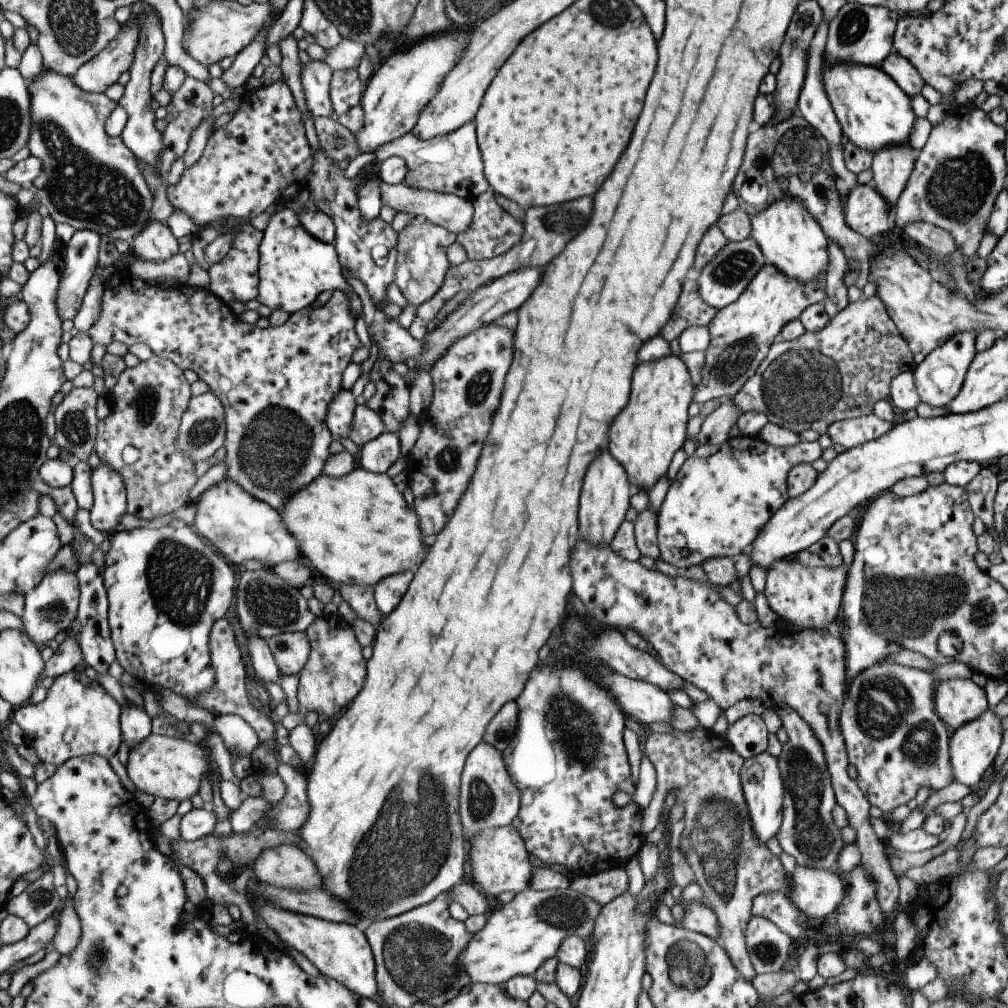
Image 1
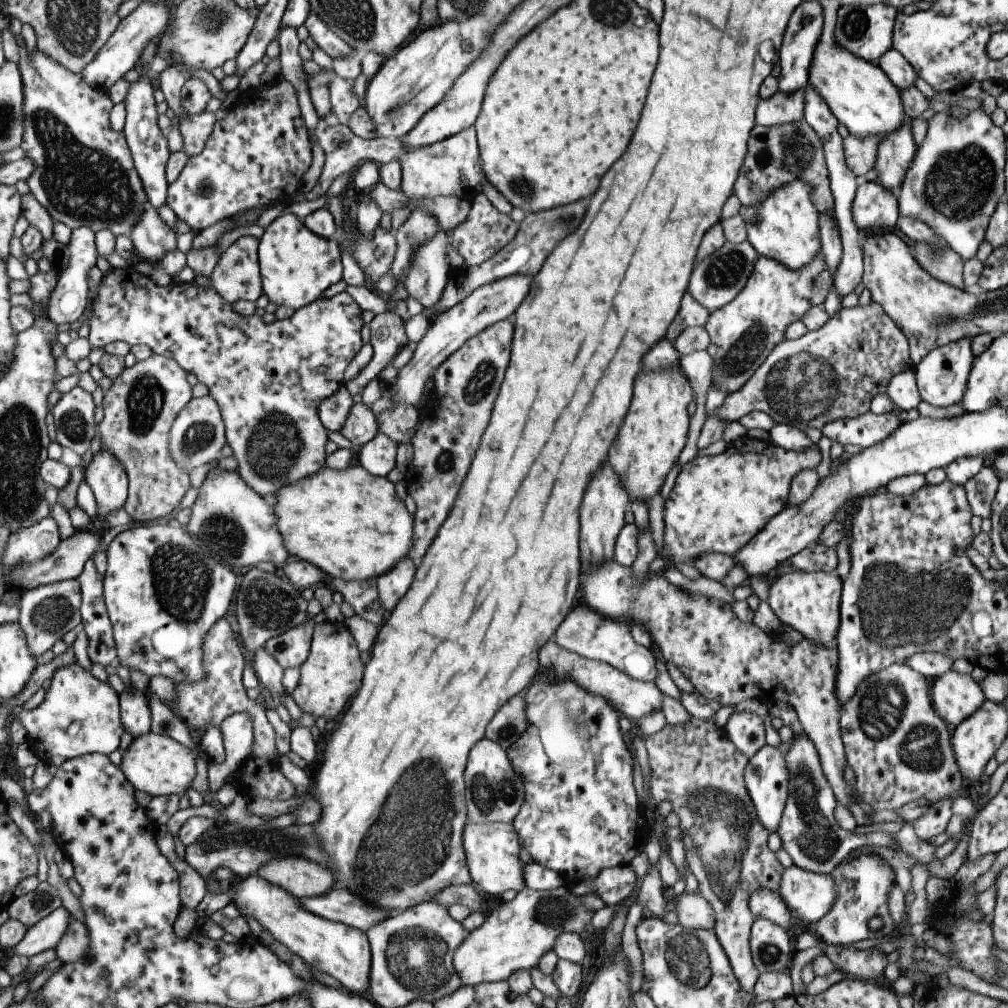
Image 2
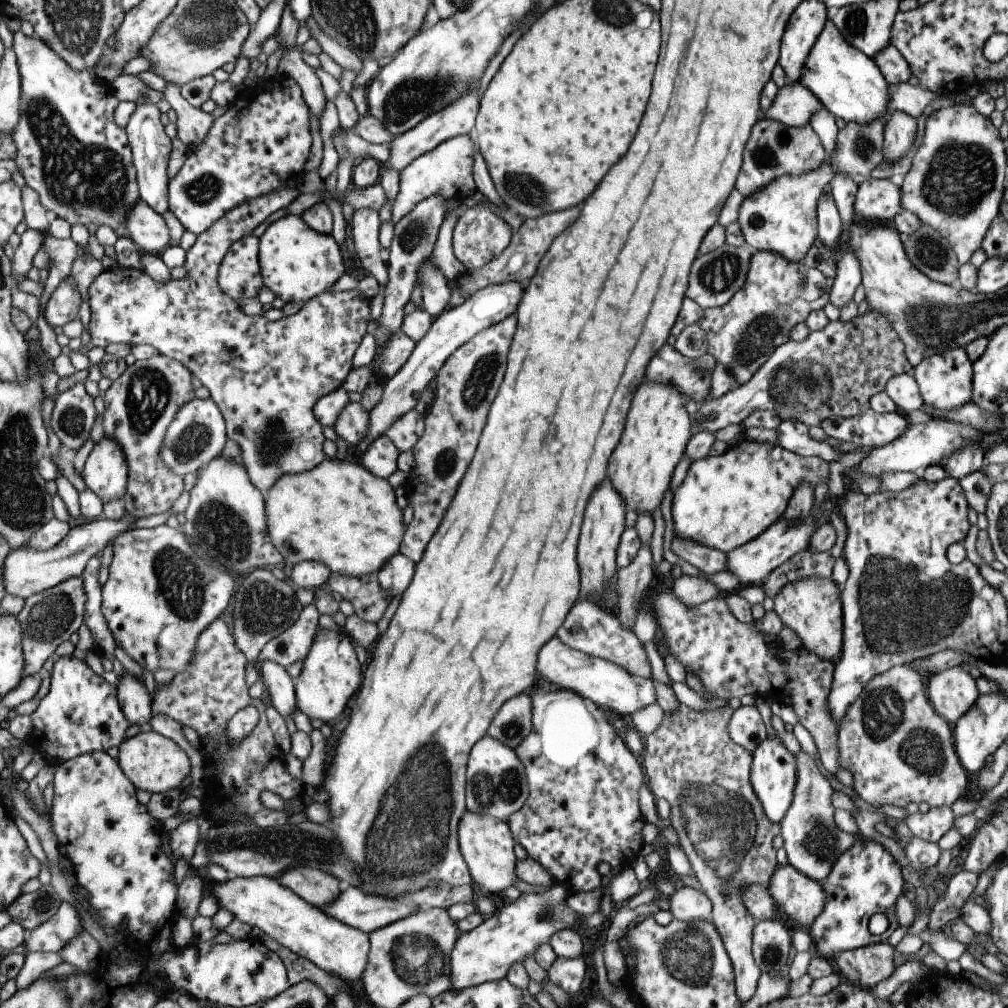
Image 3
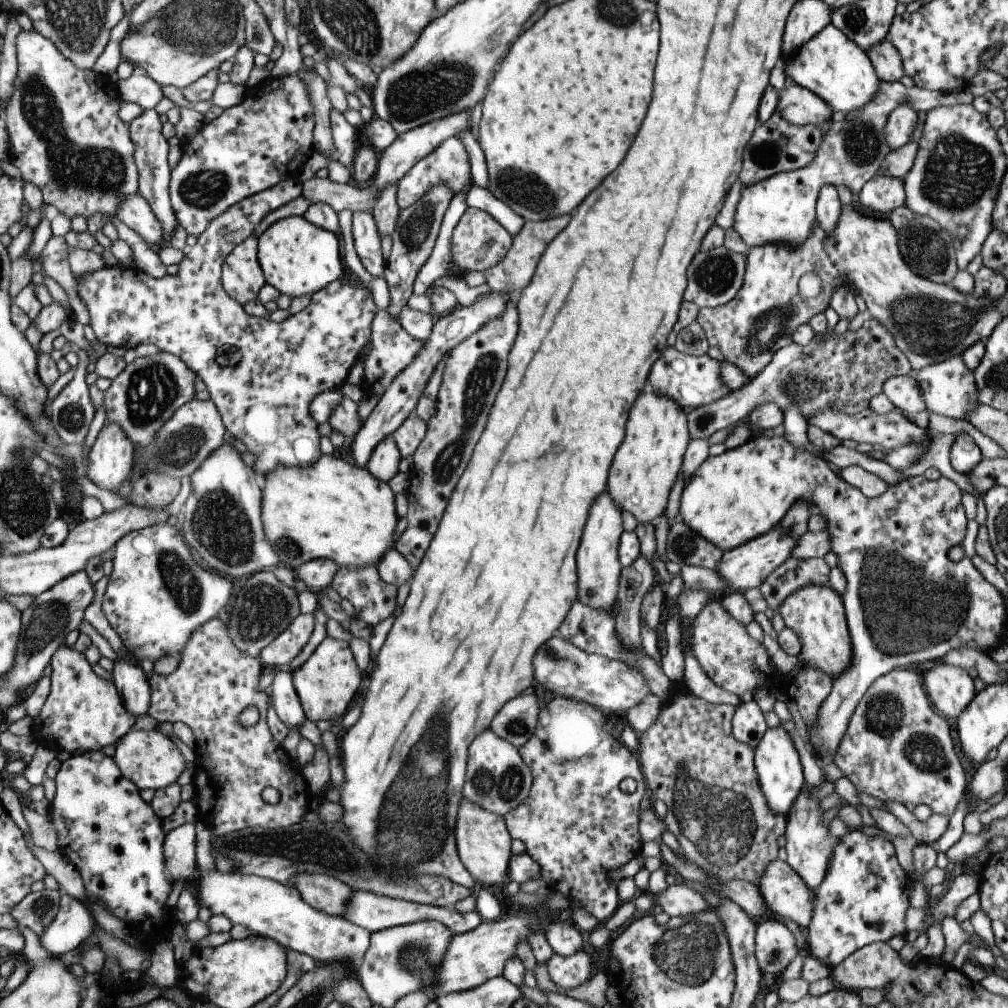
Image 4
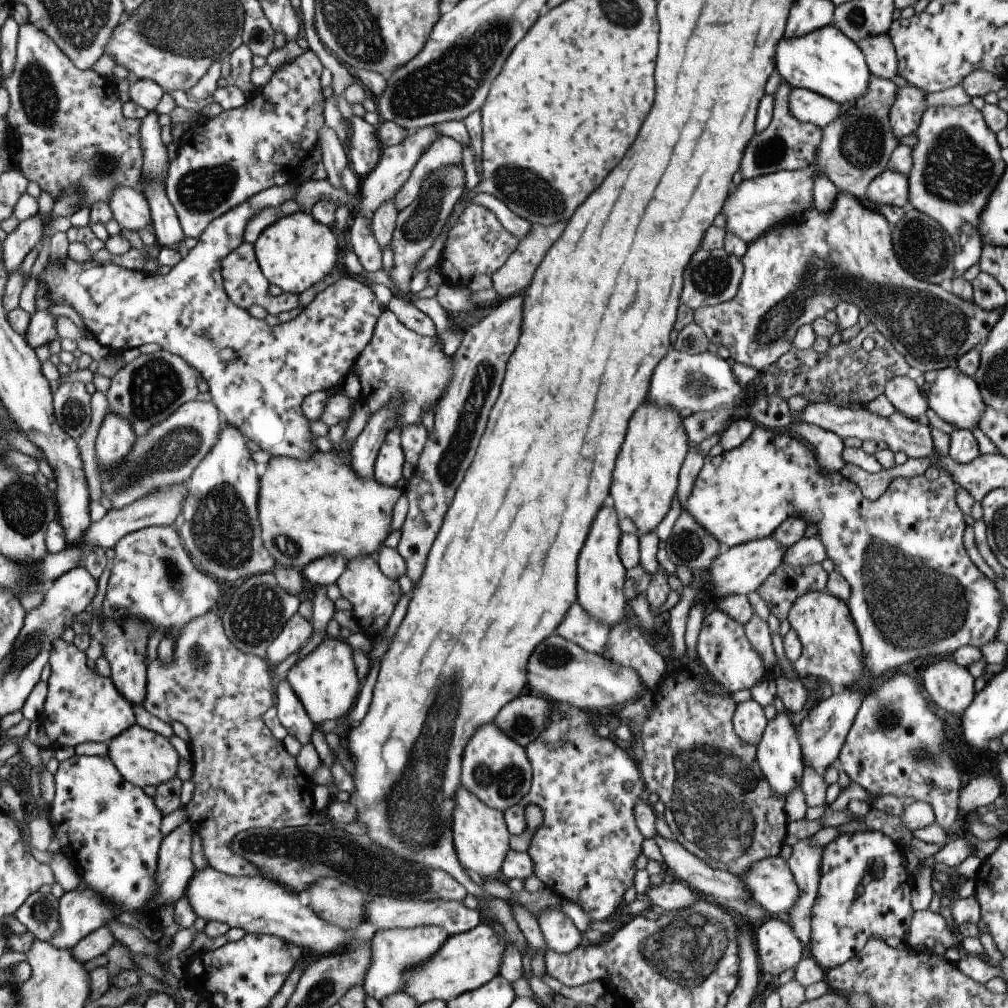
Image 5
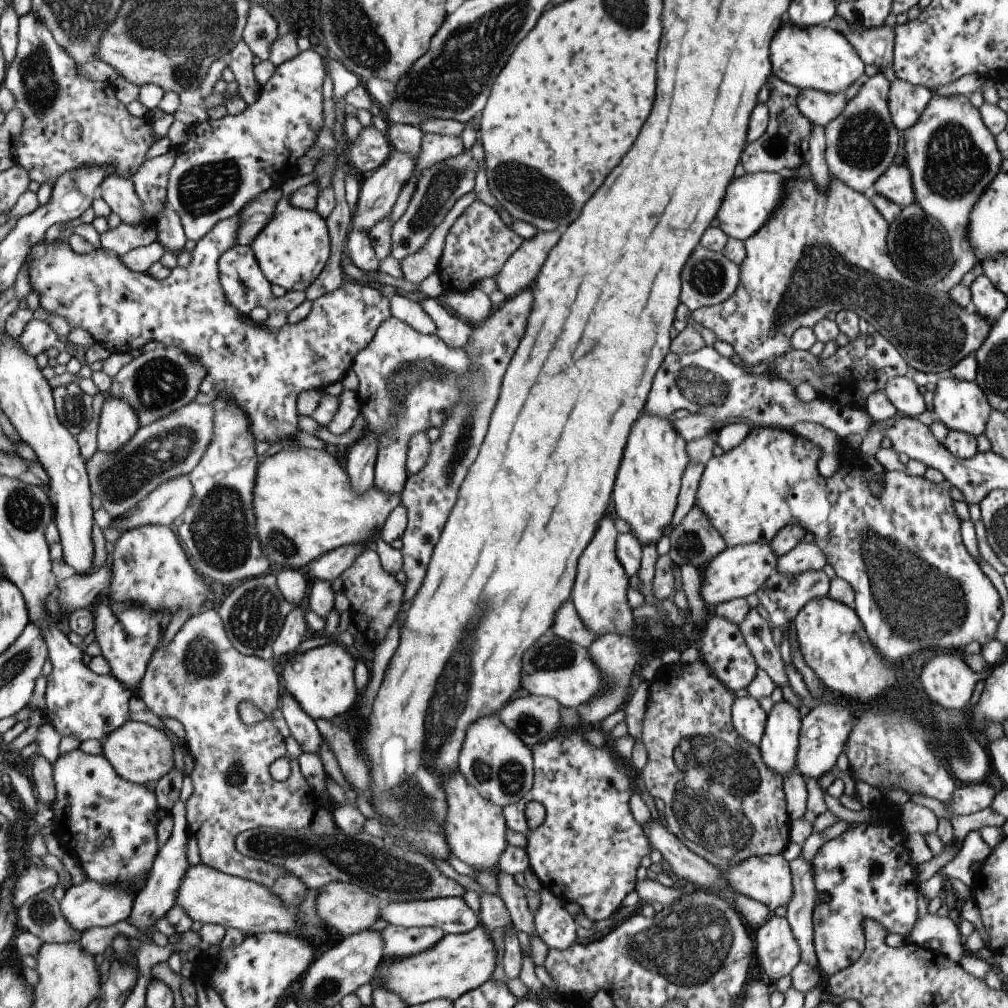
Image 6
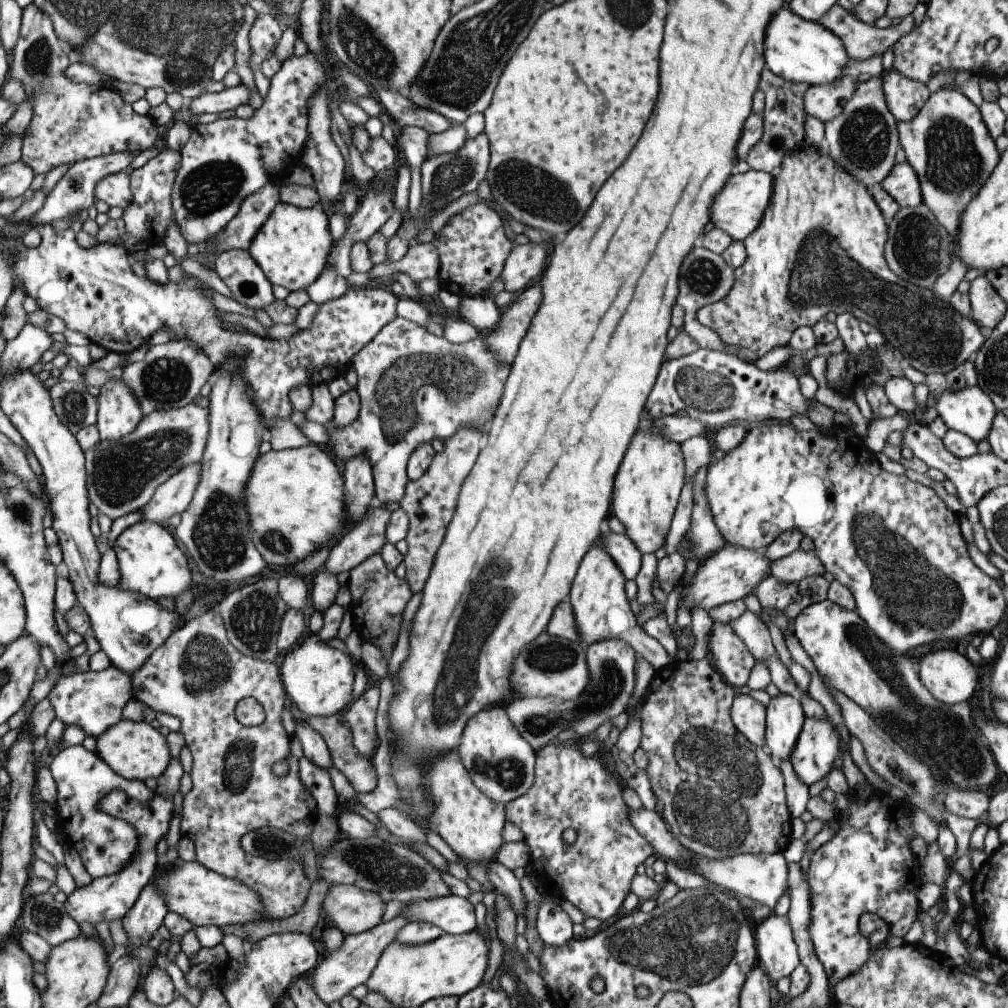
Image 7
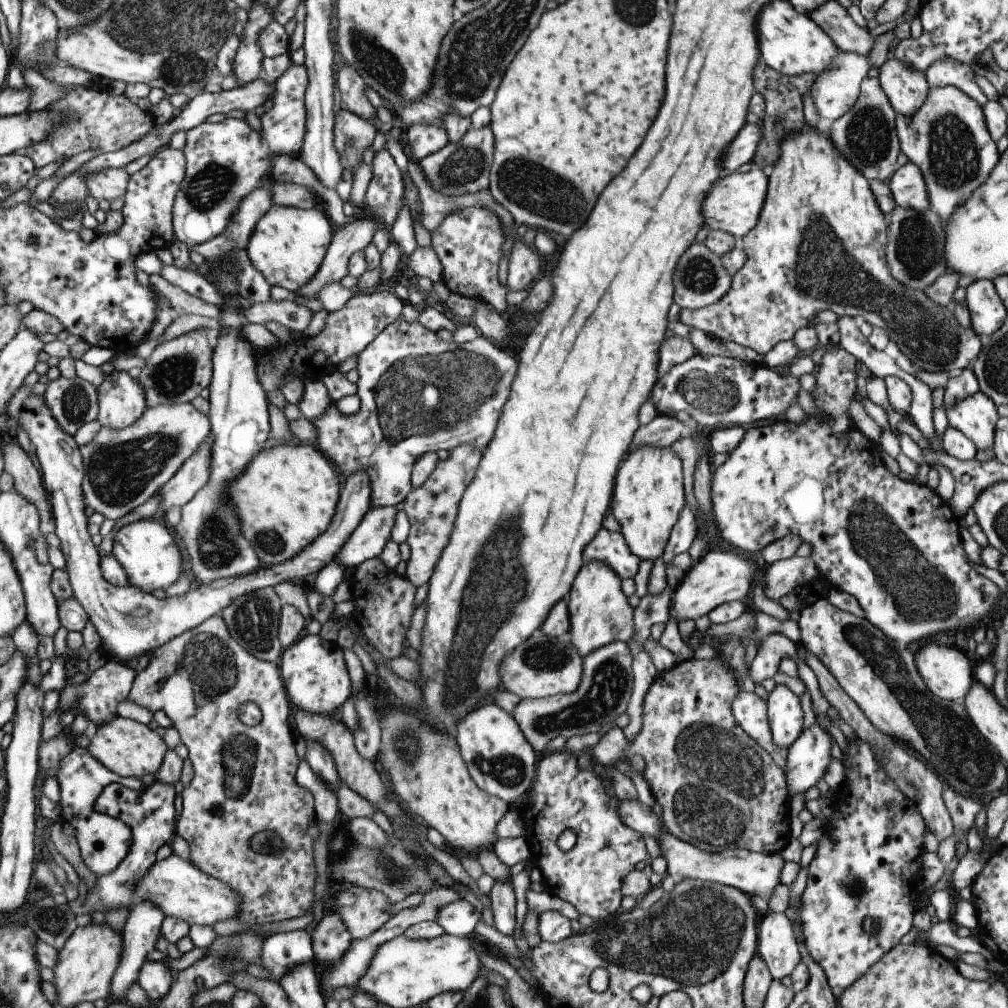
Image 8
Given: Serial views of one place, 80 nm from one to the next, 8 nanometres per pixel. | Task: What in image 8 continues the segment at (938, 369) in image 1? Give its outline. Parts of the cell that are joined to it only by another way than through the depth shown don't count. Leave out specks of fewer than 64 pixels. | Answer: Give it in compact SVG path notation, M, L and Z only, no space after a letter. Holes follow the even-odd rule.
M977 391L962 401L956 402L949 409L944 409L944 413L948 426L961 431L961 434L964 434L975 445L976 450L987 450L993 446L993 430L995 430L998 415L996 407L986 394Z

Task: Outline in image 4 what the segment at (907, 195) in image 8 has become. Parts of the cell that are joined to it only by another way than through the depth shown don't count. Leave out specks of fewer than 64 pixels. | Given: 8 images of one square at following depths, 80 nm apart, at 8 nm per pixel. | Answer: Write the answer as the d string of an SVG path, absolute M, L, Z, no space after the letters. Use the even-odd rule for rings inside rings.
M876 174L865 182L855 199L863 208L869 208L867 212L870 210L879 217L885 217L893 209L904 206L903 185L900 178Z

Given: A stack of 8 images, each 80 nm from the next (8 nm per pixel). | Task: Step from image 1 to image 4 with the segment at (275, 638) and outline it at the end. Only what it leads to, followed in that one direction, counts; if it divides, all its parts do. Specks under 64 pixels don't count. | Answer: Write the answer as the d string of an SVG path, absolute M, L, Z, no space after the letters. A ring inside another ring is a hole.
M297 614L281 634L261 649L259 663L266 670L285 666L305 646L314 625L312 614Z

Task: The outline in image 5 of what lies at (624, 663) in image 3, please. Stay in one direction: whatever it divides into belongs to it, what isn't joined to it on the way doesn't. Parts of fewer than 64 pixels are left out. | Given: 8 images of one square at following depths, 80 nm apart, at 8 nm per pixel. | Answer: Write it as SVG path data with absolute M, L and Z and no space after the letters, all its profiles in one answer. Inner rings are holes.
M573 601L569 605L567 614L561 617L557 630L554 631L561 638L575 643L583 650L600 654L608 630L609 627L588 617L582 608Z

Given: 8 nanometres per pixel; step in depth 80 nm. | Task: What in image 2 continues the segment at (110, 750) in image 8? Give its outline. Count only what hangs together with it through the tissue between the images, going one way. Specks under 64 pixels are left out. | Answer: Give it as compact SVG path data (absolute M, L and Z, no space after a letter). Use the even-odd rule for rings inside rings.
M149 731L132 739L121 755L119 766L133 788L142 790L151 797L170 794L181 796L191 787L191 779L195 774L193 758L193 754L187 747L168 736Z

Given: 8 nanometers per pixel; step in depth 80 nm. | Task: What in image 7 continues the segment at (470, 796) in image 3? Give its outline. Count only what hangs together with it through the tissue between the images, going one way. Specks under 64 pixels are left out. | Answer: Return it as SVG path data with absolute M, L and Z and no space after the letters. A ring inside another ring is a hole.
M503 704L481 710L469 718L461 732L456 752L475 788L494 802L504 806L531 789L535 752L507 720Z

